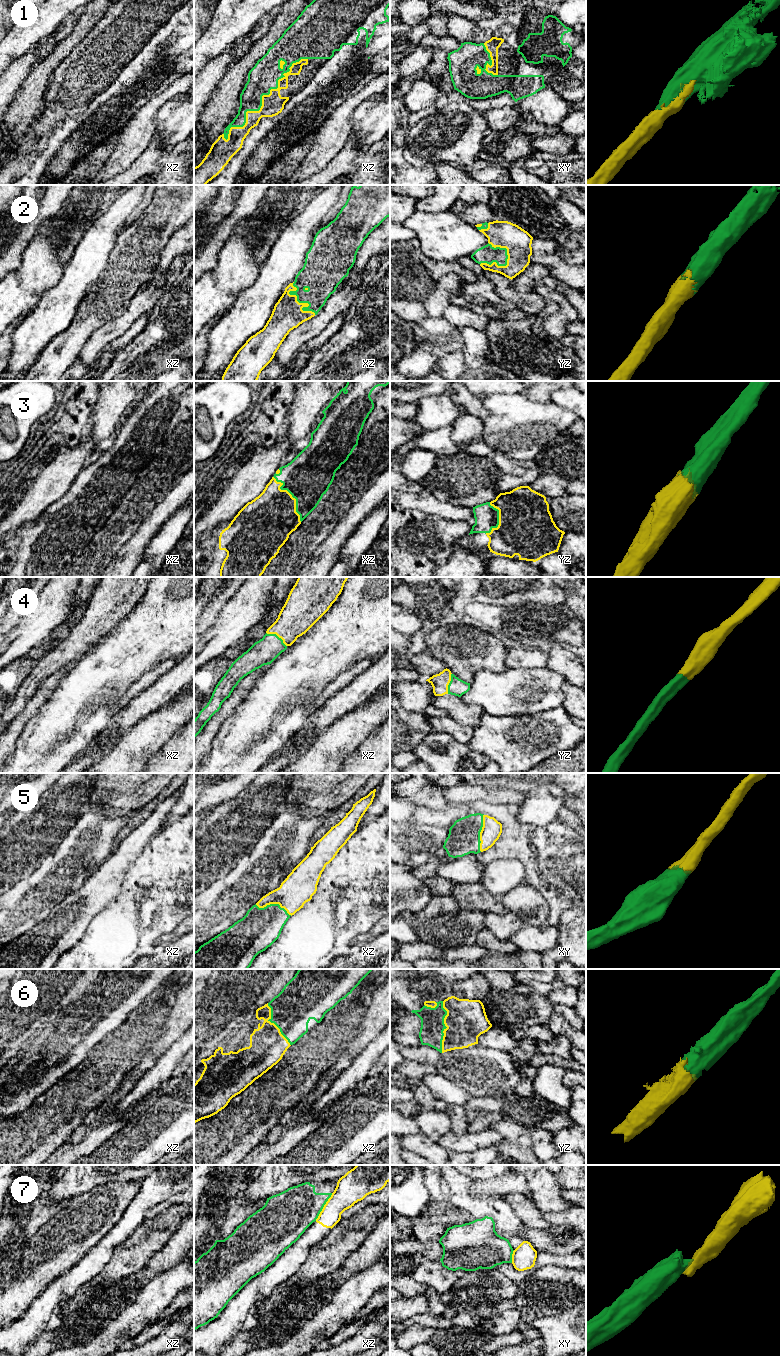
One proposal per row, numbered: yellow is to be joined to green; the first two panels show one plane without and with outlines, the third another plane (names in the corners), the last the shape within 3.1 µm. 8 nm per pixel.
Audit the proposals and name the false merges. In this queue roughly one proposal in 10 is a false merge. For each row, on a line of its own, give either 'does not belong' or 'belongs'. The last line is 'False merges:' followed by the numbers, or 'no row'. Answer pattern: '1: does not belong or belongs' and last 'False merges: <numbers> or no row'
1: belongs
2: belongs
3: belongs
4: belongs
5: belongs
6: belongs
7: does not belong
False merges: 7

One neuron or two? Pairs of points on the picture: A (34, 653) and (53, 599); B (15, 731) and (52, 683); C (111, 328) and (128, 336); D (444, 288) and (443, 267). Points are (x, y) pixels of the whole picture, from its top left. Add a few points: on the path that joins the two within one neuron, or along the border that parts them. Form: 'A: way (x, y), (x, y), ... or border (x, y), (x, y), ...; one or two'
A: border (47, 637), (40, 644), (32, 647), (16, 659); two
B: way (21, 719), (42, 695); one
C: border (139, 317), (113, 341); two
D: border (464, 281), (455, 274), (447, 274), (428, 294); two

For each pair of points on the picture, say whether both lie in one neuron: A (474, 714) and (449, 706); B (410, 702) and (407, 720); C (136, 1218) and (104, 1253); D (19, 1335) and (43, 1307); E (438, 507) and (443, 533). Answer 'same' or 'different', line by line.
A: same
B: different
C: same
D: same
E: different

